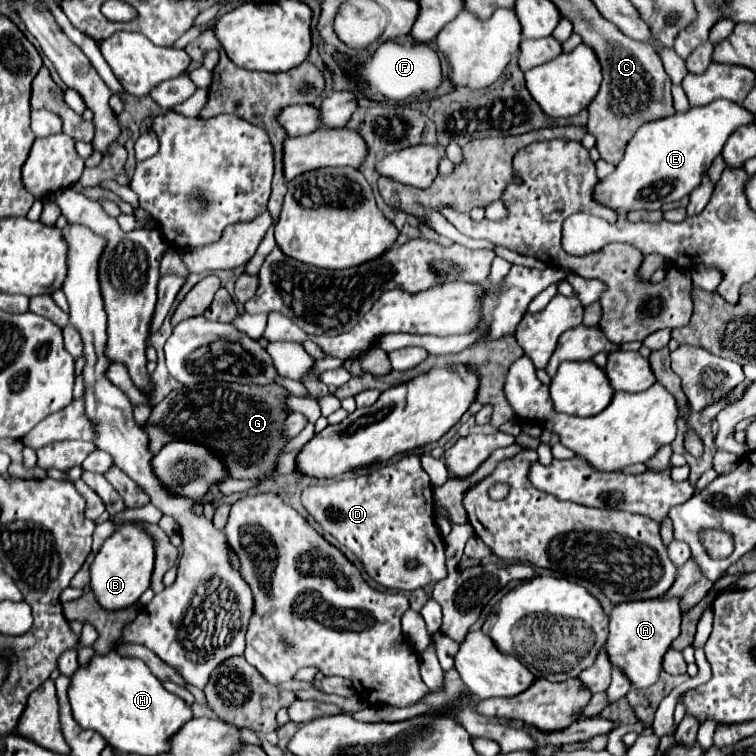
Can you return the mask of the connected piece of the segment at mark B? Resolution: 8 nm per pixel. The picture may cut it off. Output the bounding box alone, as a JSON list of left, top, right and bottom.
[91,524,155,610]

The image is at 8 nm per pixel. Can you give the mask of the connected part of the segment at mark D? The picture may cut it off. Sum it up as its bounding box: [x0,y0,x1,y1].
[301,454,447,590]

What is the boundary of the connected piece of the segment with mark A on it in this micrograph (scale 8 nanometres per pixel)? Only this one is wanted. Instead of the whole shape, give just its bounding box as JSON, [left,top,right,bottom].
[607,598,681,688]

